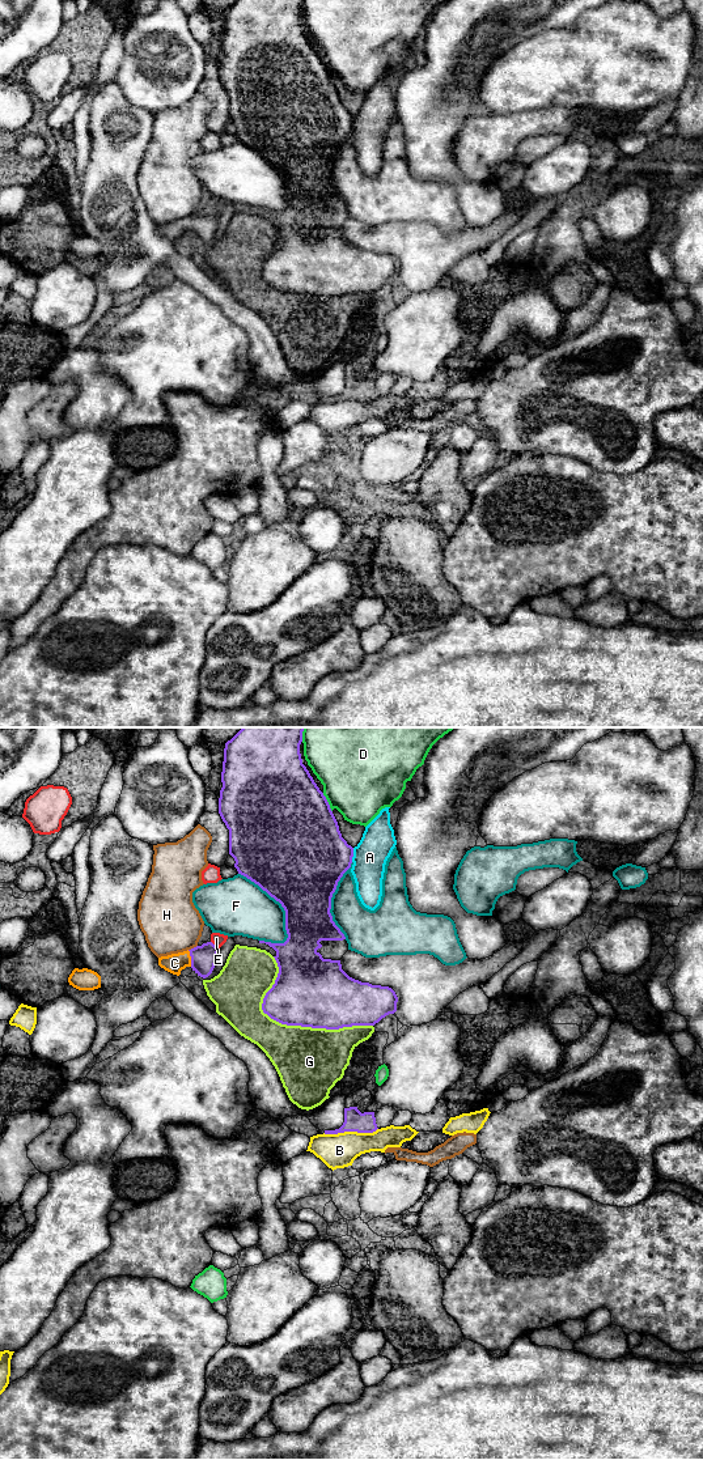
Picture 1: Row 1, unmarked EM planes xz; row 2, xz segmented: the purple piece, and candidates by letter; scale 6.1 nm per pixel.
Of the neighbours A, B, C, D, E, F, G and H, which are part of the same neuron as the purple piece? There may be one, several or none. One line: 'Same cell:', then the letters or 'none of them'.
Same cell: C

